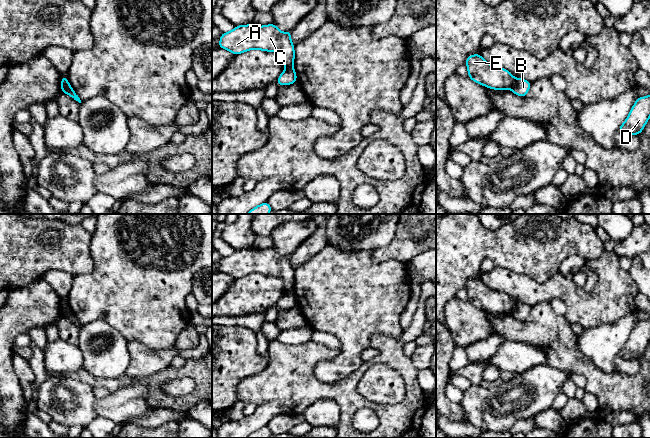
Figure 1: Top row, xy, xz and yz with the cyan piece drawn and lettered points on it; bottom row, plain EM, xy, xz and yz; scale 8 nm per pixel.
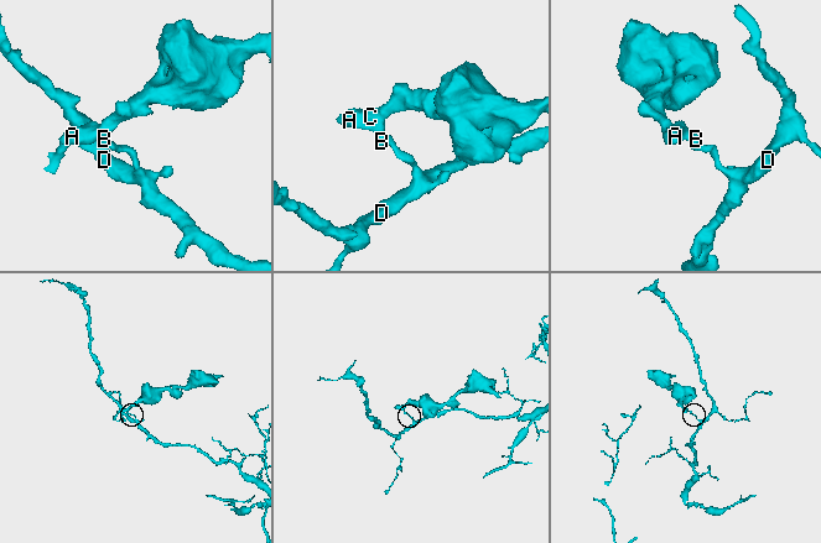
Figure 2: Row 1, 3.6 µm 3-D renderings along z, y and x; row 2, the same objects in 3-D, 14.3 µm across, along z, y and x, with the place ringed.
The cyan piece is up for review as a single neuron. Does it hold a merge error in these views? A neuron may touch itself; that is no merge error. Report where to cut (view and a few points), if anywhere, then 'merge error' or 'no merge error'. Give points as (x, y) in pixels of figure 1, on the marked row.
cut in yz along (515, 78), (510, 88); merge error

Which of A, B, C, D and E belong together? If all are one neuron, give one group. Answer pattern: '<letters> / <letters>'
A C E / B D

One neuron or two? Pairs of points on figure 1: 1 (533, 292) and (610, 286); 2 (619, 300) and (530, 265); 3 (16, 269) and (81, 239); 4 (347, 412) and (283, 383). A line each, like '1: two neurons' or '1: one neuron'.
1: one neuron
2: two neurons
3: one neuron
4: one neuron

